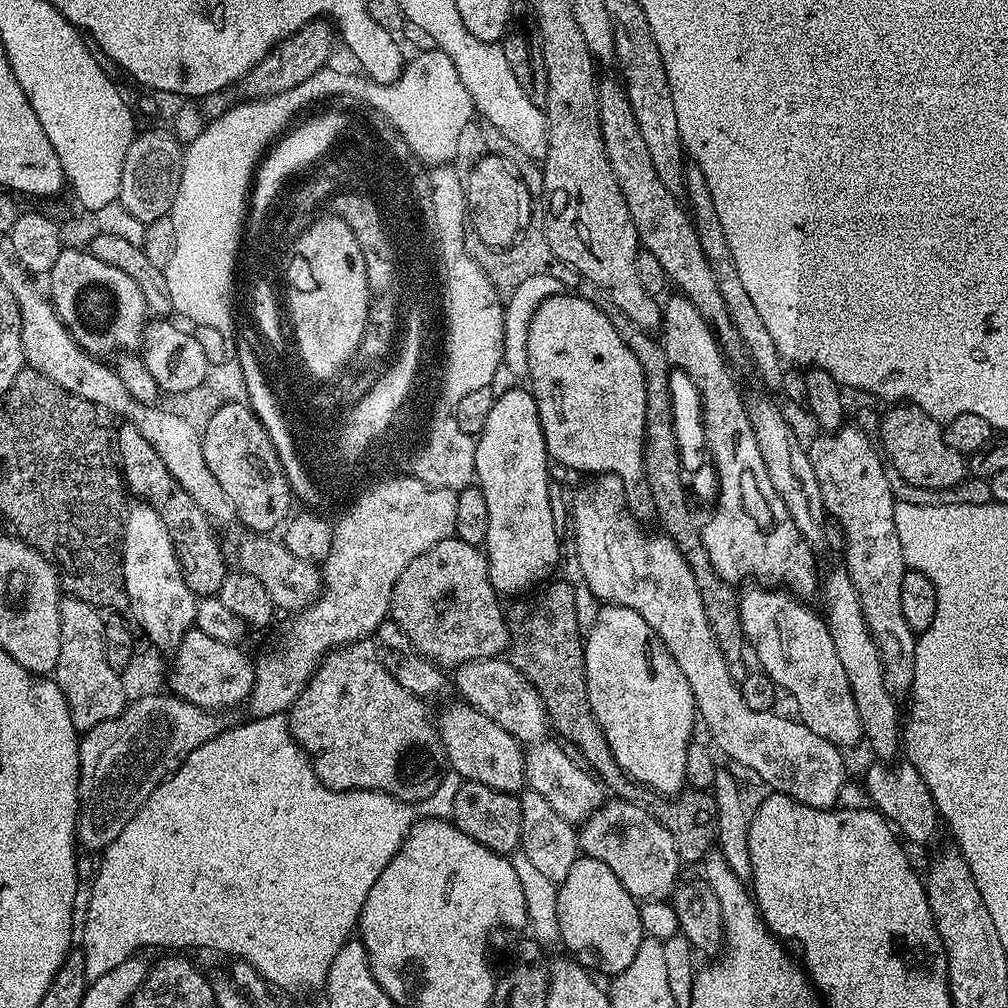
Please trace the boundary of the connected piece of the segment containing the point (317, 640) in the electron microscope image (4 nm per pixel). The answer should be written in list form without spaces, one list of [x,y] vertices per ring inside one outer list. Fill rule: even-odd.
[[[400,480],[400,484],[386,486],[378,490],[374,498],[364,496],[360,504],[352,508],[341,520],[336,530],[336,543],[322,563],[322,591],[320,597],[303,612],[291,617],[292,625],[288,628],[288,641],[276,644],[269,652],[255,657],[256,684],[250,697],[253,717],[269,716],[279,712],[287,713],[292,703],[300,698],[308,680],[316,672],[320,661],[334,648],[343,644],[352,644],[355,640],[371,637],[383,620],[389,619],[392,607],[392,591],[406,566],[418,558],[418,554],[426,554],[430,546],[449,539],[455,530],[455,511],[458,510],[456,495],[449,492],[429,493],[421,489],[411,480]]]

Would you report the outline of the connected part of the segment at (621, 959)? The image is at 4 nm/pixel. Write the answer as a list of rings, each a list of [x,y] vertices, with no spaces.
[[[583,854],[577,855],[570,874],[558,885],[558,922],[560,940],[572,951],[571,959],[596,974],[626,970],[646,936],[639,907],[622,882],[618,882],[614,870],[606,862]]]

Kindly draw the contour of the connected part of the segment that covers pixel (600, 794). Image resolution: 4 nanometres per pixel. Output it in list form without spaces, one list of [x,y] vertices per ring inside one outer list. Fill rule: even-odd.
[[[544,740],[527,749],[524,759],[525,783],[538,794],[540,800],[550,802],[559,817],[568,823],[578,824],[587,820],[601,806],[604,801],[604,788],[591,773],[583,767],[578,768],[560,748],[562,746],[556,744]]]

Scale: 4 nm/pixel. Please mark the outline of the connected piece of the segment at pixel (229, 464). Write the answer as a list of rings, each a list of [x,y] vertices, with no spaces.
[[[226,401],[205,419],[204,424],[206,426],[202,428],[200,434],[204,460],[212,476],[221,486],[222,491],[226,492],[227,498],[236,509],[237,519],[241,523],[246,523],[243,525],[256,534],[270,534],[277,527],[278,530],[291,515],[290,508],[292,502],[294,503],[294,495],[280,468],[273,444],[257,415],[247,403]]]

